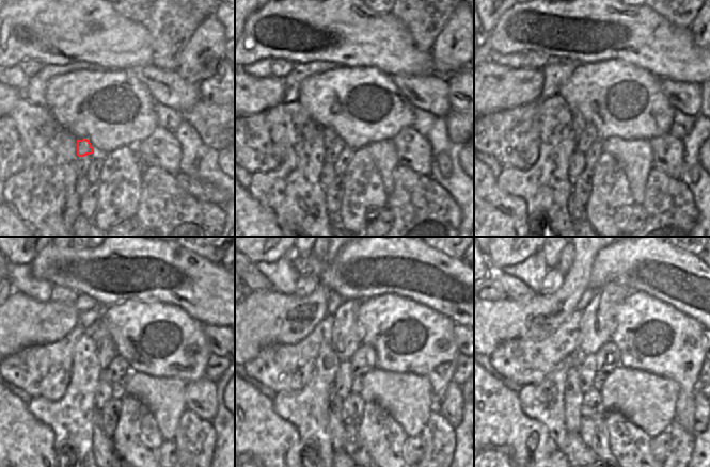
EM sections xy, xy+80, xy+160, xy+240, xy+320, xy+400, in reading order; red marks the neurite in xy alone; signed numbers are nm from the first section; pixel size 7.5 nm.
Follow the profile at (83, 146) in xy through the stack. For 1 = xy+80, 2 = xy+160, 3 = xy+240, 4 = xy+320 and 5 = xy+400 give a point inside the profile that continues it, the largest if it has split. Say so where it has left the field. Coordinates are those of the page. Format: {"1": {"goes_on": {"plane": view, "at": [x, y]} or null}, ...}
{"1": {"goes_on": {"plane": "xy+80", "at": [328, 134]}}, "2": {"goes_on": {"plane": "xy+160", "at": [578, 124]}}, "3": {"goes_on": {"plane": "xy+240", "at": [105, 348]}}, "4": {"goes_on": {"plane": "xy+320", "at": [347, 335]}}, "5": {"goes_on": {"plane": "xy+400", "at": [597, 325]}}}

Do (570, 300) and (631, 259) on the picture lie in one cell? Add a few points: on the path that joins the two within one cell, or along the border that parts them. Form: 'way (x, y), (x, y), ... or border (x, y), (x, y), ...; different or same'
border (594, 263), (590, 270), (588, 288); different

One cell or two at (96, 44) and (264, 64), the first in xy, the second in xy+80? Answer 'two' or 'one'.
two

